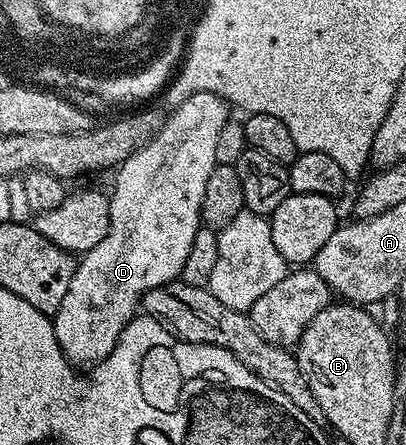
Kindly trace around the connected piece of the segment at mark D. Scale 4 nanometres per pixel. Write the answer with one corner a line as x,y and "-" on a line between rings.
213,92
194,93
190,98
186,98
186,102
177,104
171,109
172,116
170,112
170,115
164,121
164,125
160,128
160,133
149,144
142,146
134,154
130,154
130,158
126,158
126,162
122,162
119,168
115,169
114,176
116,176
116,181
113,182
112,192
110,191
108,196
110,230
106,234
106,238
102,238
102,242
98,242
98,246
94,246
89,252
83,253
79,257
76,273
70,282
70,286
66,286
66,295
62,297
60,309
51,317
54,334
58,338
64,357
72,361
73,365
81,366
80,364
88,364
87,366
95,366
100,361
105,360
114,350
122,330
130,323
132,317
137,315
138,305
143,301
145,294
158,286
180,280
180,271
182,270
182,265
186,262
186,257
190,254
190,245
194,243
194,234
198,234
198,230
202,226
200,219
202,194
206,194
206,182
210,179
212,171
216,169
215,151
217,149
218,134
221,133
223,127
230,121
228,111
230,111
230,105
223,96

